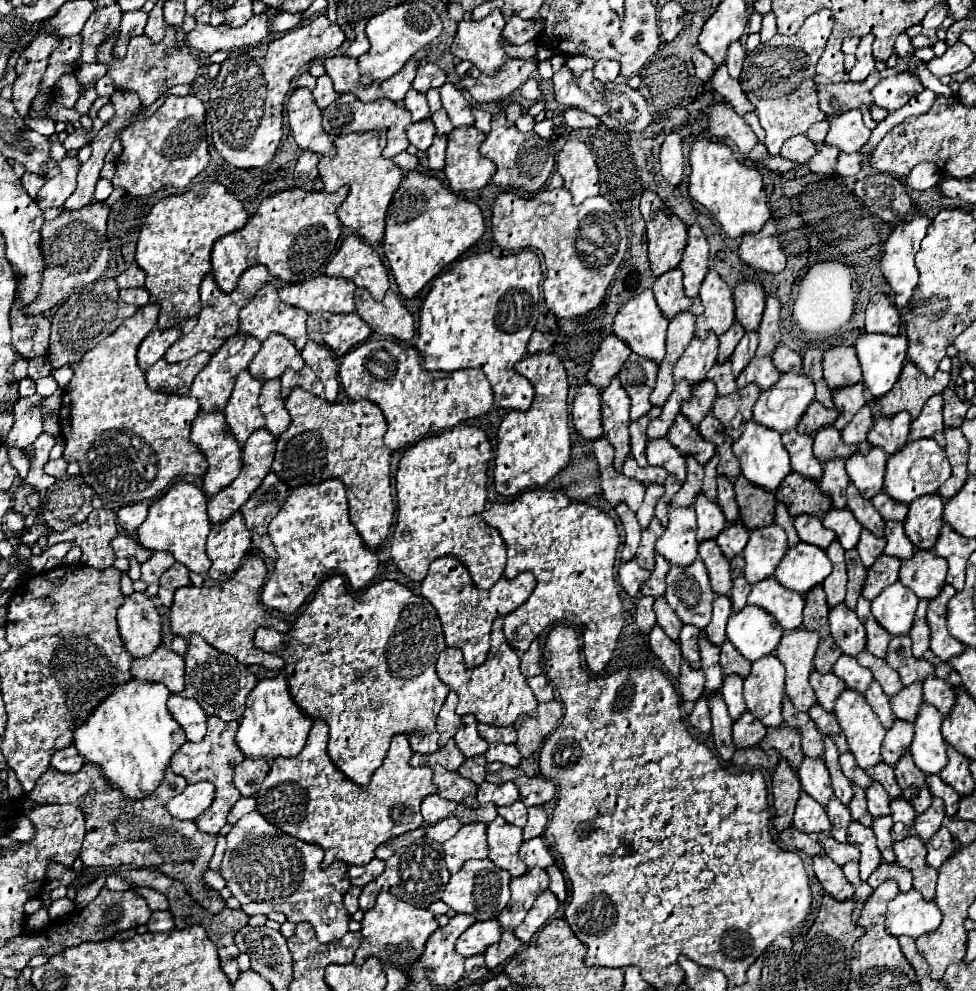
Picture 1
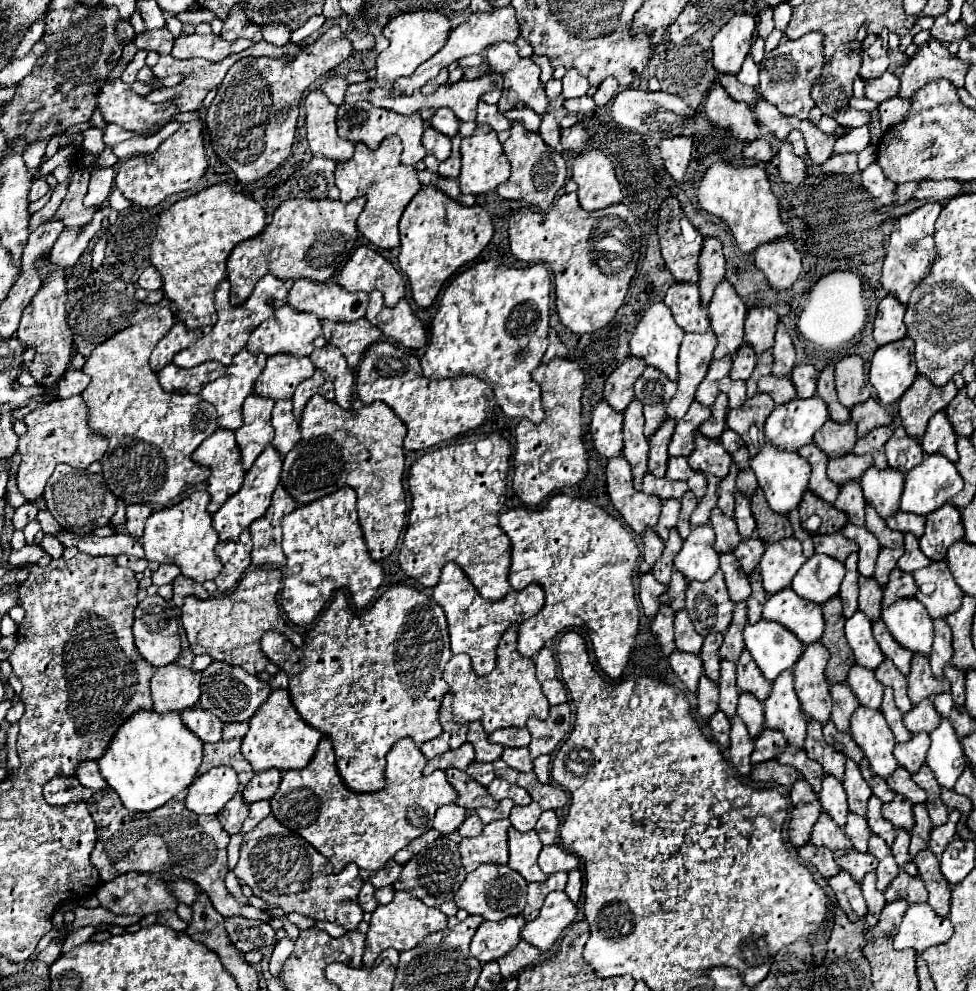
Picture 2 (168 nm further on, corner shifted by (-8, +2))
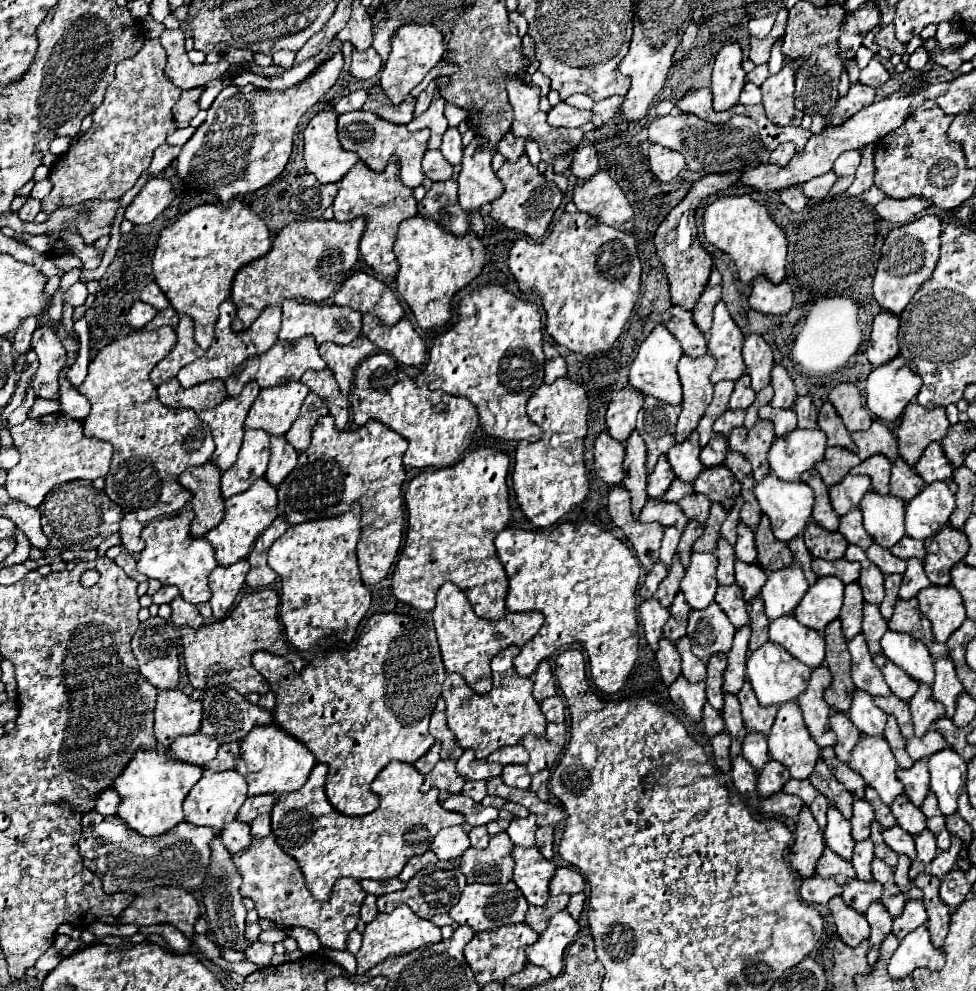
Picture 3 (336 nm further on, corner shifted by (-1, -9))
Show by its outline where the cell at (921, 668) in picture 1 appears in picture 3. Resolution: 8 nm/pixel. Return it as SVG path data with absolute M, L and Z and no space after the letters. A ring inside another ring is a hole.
M920 685L918 693L912 697L910 711L912 711L912 721L914 721L914 729L918 737L926 735L928 729L934 725L934 721L944 717L946 713L944 705L934 699L932 689L926 685Z

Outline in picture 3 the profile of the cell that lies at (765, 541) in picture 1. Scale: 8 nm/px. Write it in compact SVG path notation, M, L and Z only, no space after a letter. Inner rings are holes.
M798 565L772 571L768 583L762 587L762 599L766 607L766 617L778 619L780 615L792 615L802 595L808 591L808 581Z

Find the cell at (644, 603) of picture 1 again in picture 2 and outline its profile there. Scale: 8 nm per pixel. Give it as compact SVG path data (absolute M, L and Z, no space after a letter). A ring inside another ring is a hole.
M667 604L659 606L657 616L651 622L651 632L653 636L657 636L663 654L669 656L675 650L675 642L673 642L673 608Z

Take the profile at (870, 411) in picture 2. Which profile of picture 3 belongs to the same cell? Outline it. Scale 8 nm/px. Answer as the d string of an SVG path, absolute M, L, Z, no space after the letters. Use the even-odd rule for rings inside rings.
M874 421L868 431L856 433L856 435L852 433L852 439L858 445L858 457L862 461L872 455L884 455L888 457L890 463L898 459L898 443L894 435L888 431L888 427L882 425L880 421Z

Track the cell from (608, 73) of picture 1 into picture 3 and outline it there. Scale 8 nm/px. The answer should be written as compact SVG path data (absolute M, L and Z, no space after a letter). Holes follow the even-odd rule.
M608 97L608 99L600 101L600 103L596 103L596 105L592 107L592 113L594 113L594 115L592 115L592 123L594 123L596 127L608 123L608 121L614 117L614 113L618 111L620 103L622 103L620 97Z

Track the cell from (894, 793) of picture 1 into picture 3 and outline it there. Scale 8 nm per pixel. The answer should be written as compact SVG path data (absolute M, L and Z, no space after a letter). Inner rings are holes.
M906 795L898 797L894 803L892 803L892 813L898 821L898 825L902 829L906 829L910 835L918 835L926 829L926 819L924 819L924 813L920 809L916 809L910 799Z

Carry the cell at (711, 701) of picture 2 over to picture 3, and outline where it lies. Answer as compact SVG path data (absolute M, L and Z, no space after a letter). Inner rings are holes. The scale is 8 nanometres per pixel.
M704 705L702 725L706 729L706 735L708 737L714 737L714 735L718 735L718 731L724 729L724 719L722 719L722 715L712 705Z

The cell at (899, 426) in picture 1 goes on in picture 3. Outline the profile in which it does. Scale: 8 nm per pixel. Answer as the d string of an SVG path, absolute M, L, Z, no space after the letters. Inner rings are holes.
M898 459L892 465L892 477L890 477L890 495L900 497L904 503L908 499L914 499L924 489L924 481L912 467L908 467L902 459Z

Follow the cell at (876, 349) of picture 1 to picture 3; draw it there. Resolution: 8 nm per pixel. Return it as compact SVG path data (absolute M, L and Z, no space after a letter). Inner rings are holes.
M904 357L876 367L866 379L866 405L882 421L896 421L920 391L920 375Z

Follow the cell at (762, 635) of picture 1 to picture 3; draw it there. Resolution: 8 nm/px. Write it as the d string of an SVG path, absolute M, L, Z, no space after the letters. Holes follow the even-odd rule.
M768 641L758 651L750 653L746 673L748 673L748 679L752 683L752 689L758 697L758 701L764 707L768 707L768 705L782 705L788 701L796 701L802 695L802 691L808 687L812 669L808 669L798 659L794 659L788 651L784 651L784 647Z

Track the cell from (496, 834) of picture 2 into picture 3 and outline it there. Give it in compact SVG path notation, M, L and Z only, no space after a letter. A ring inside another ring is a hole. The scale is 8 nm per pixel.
M498 833L486 849L468 849L462 855L460 871L468 883L508 883L512 881L512 849L508 833Z

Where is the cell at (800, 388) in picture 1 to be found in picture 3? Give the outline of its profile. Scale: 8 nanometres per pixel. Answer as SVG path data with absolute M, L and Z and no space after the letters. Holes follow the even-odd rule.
M796 429L772 443L768 451L770 469L778 479L800 481L804 471L810 471L824 461L824 451L826 439L822 431Z

